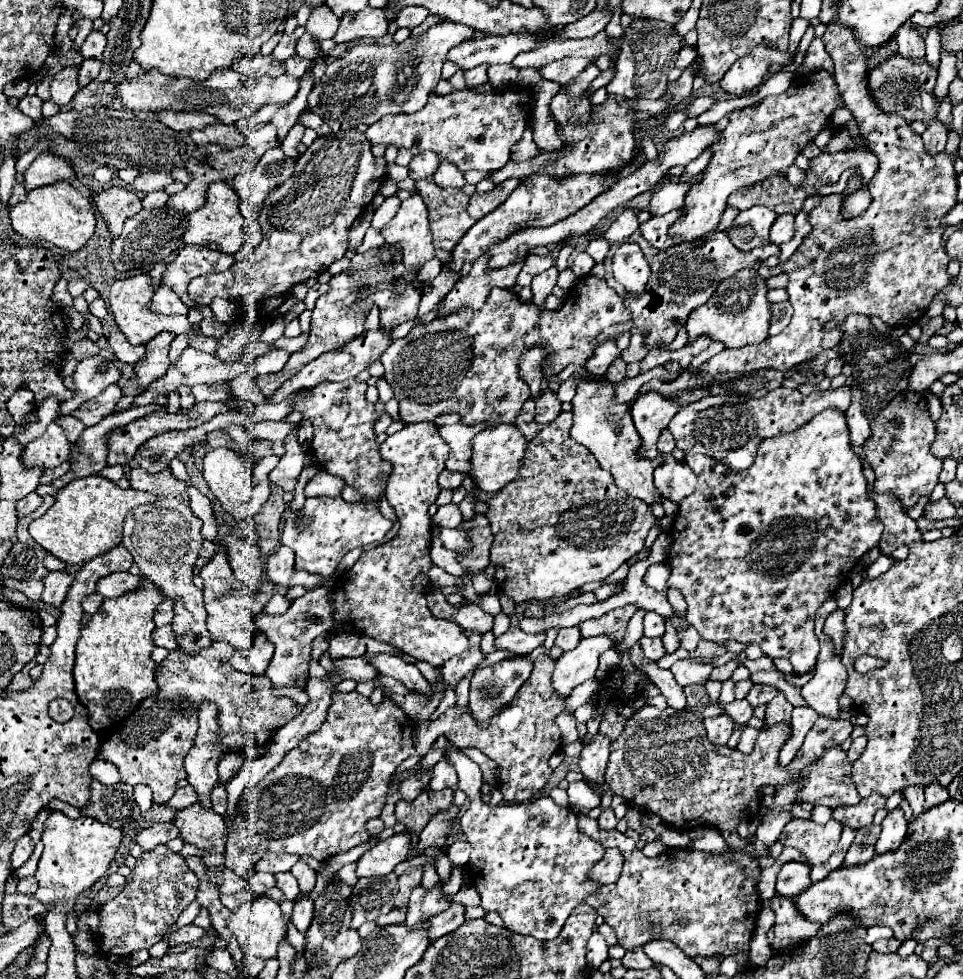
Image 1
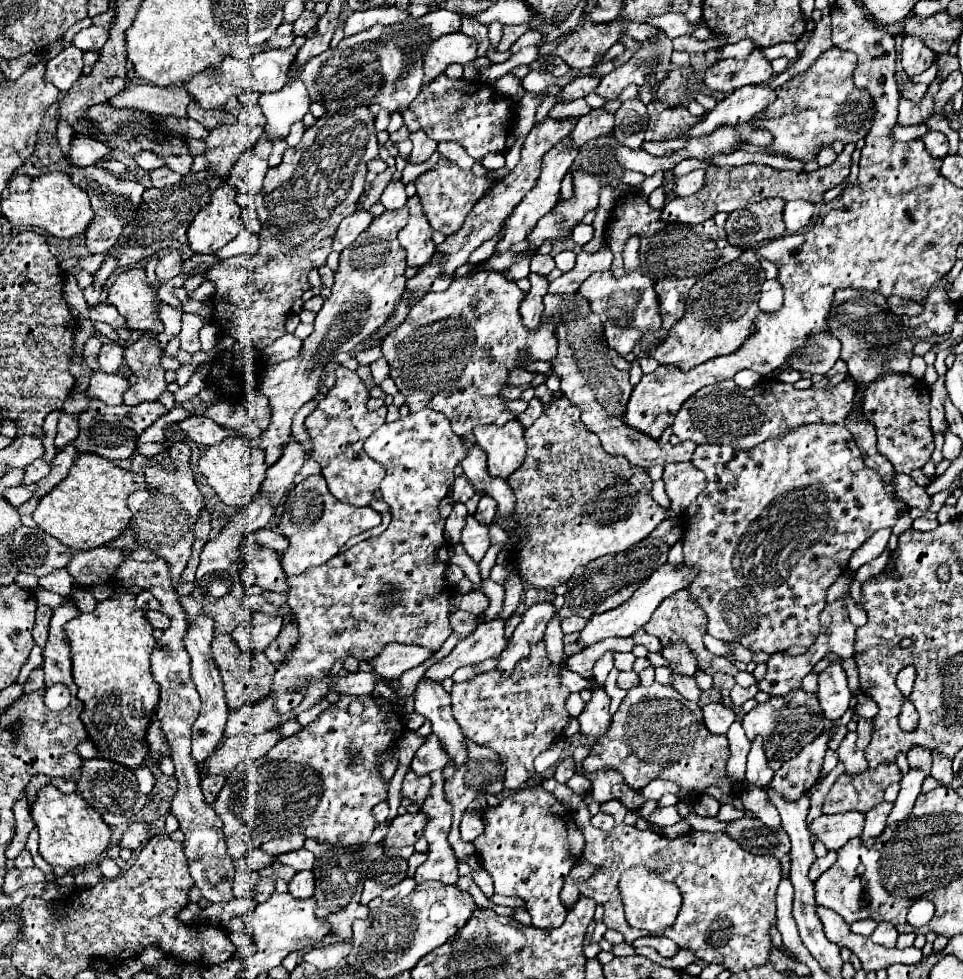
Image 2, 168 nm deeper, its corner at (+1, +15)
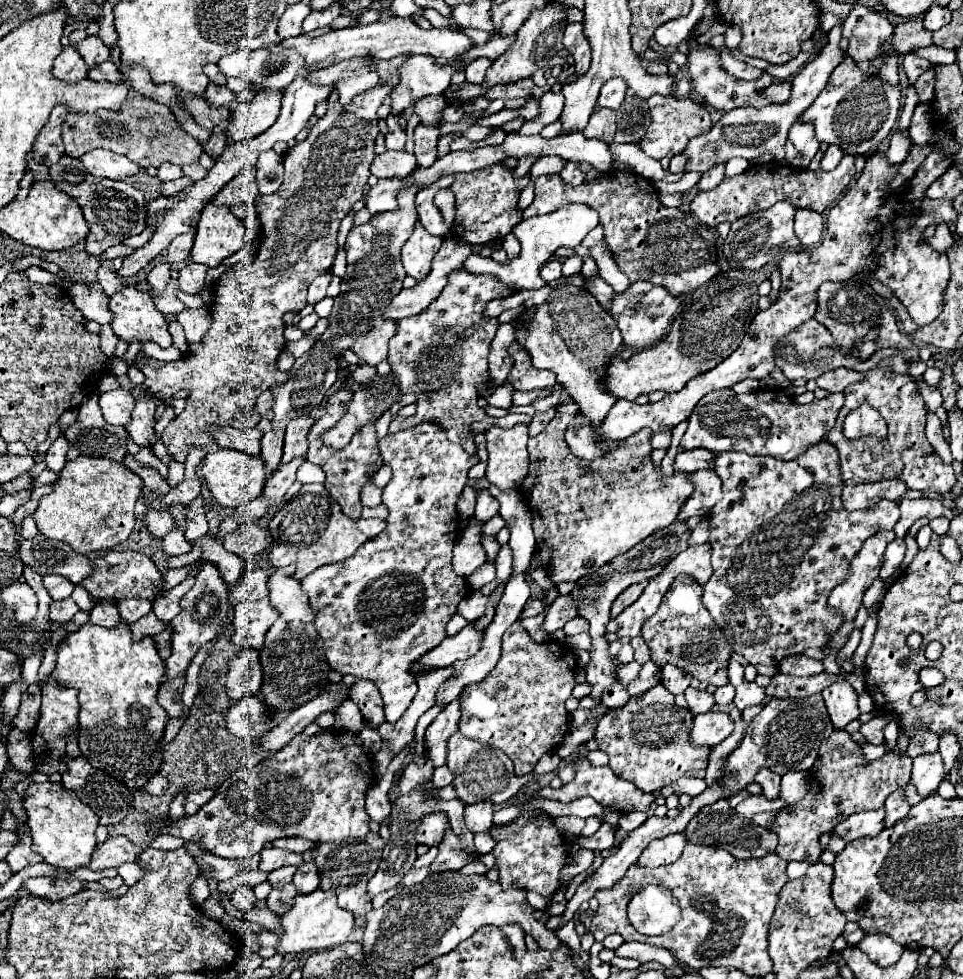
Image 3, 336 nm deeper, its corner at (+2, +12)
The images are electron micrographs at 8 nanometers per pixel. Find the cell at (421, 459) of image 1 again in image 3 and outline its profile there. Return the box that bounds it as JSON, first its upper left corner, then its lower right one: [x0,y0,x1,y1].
[301,423,479,723]

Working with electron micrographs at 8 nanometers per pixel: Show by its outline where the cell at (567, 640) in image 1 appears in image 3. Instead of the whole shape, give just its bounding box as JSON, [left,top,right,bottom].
[563,617,589,637]

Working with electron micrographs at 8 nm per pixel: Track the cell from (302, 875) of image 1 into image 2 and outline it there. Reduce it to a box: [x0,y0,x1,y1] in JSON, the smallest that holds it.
[276,848,314,870]

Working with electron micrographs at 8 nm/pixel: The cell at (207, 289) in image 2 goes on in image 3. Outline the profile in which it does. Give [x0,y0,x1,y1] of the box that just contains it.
[179,263,207,295]

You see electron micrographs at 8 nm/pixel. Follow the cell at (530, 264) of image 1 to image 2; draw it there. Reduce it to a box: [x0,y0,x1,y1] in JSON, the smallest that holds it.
[532,254,554,276]

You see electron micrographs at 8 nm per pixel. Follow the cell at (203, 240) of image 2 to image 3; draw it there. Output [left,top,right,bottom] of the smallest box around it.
[191,203,245,267]

